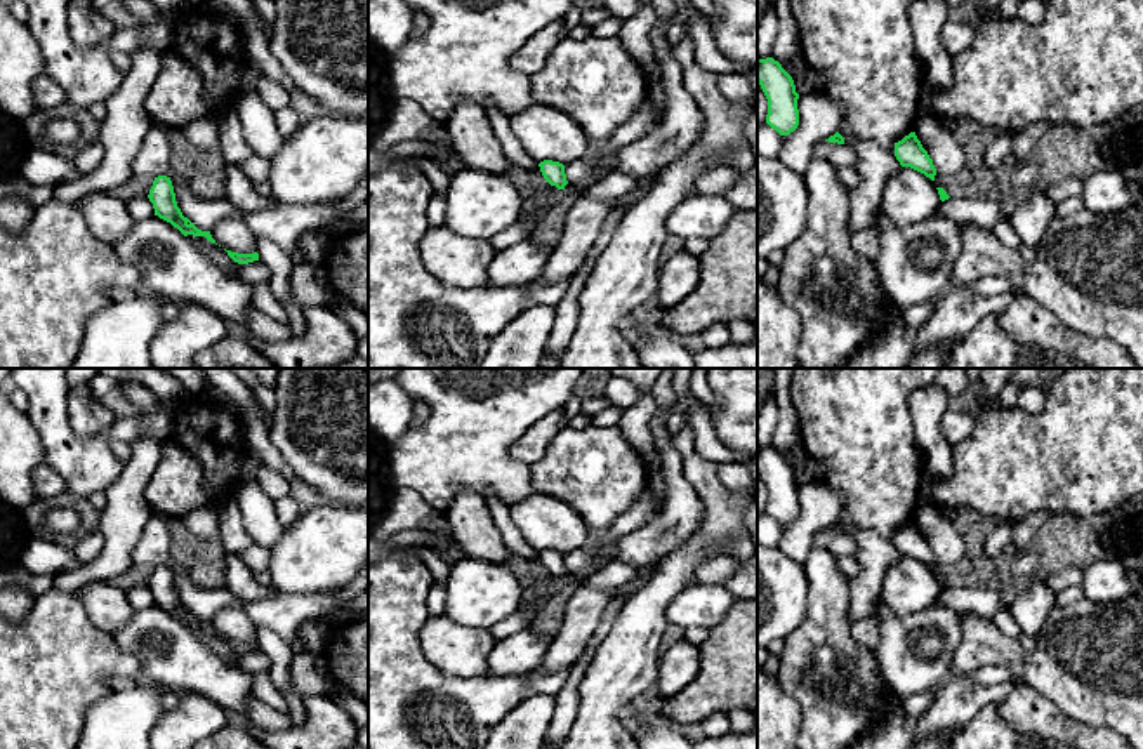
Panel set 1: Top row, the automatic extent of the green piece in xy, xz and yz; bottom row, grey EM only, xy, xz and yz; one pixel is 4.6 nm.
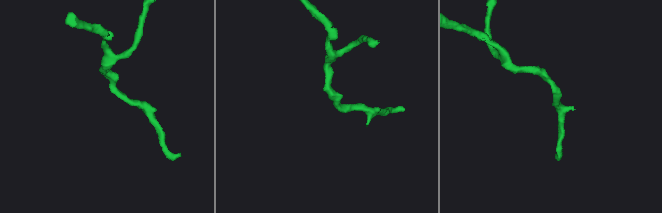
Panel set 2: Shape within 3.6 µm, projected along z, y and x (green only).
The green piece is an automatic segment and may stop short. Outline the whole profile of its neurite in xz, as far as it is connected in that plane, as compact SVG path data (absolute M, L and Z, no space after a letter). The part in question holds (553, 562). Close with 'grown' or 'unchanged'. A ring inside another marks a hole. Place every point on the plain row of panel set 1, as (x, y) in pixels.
M544 549L538 553L540 561L544 565L544 568L551 573L556 575L558 579L565 579L565 575L568 573L566 570L566 563L565 563L565 554L559 551L552 551L552 549Z; unchanged

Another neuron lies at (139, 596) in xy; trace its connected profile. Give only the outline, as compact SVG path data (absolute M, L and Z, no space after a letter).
M135 586L125 591L125 596L135 612L146 610L155 605L153 593L149 591L148 586Z

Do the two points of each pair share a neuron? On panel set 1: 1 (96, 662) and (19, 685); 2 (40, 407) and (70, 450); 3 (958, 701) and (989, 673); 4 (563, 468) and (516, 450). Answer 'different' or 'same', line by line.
1: same
2: same
3: different
4: different

